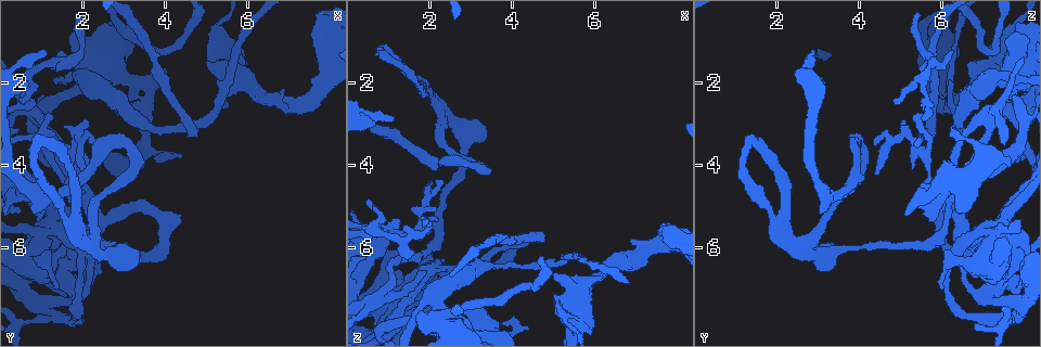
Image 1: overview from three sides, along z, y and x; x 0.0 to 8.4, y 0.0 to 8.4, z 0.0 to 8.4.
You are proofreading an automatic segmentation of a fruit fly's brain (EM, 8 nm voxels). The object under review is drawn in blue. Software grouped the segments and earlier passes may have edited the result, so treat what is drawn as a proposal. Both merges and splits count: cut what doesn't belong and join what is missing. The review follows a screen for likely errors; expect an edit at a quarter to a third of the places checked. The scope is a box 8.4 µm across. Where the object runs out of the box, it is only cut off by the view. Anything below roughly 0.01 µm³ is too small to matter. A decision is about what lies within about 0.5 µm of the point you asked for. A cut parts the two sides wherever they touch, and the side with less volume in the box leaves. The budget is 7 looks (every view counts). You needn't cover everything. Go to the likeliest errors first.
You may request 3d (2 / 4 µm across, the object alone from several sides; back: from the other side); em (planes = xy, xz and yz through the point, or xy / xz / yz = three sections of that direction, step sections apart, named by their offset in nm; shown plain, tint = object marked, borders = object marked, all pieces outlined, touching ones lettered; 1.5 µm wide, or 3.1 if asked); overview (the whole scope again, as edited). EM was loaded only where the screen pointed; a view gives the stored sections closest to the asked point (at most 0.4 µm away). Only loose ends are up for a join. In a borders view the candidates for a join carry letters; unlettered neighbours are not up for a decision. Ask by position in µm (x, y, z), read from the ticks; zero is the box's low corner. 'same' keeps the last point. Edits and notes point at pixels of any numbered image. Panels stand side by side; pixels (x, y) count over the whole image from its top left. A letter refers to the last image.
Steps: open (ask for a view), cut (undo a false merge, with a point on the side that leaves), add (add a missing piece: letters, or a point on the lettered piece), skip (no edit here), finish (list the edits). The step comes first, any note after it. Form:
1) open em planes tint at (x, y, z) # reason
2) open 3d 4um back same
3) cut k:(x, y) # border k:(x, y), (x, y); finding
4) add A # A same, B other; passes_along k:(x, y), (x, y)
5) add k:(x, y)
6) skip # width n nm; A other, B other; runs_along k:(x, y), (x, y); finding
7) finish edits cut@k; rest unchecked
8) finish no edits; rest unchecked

open em planes borders at (2.75, 2.80, 7.50) # branch stops here

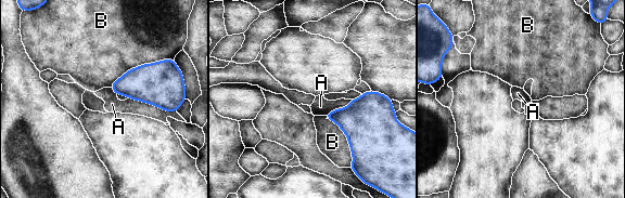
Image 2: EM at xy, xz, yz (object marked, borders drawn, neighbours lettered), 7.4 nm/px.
skip # A other, B other; border 2:(129, 97), (176, 111); none of them fits

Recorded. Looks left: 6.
open 3d 2um at (2.10, 4.85, 6.40) # two arms at a narrow angle

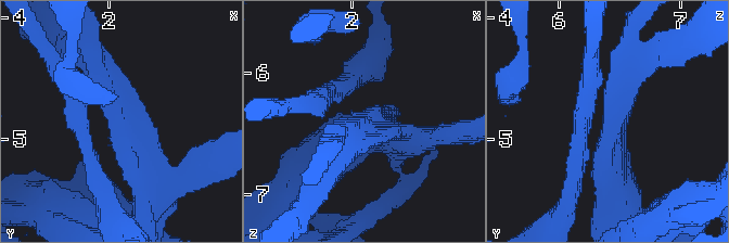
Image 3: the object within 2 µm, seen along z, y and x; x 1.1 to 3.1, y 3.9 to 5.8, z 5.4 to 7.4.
open em planes tint at (2.02, 4.82, 6.42) # now the EM

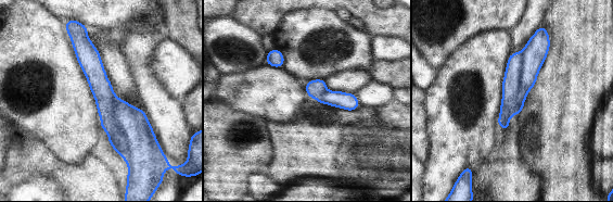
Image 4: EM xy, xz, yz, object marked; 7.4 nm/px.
open em planes borders same # what lies round it

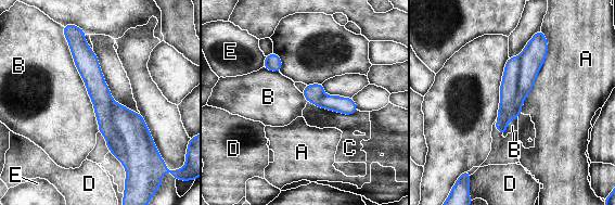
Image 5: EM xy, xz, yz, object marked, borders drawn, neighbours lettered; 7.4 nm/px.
skip # longest_contact B 800 nm; A other, B other, C other, D other, E other; runs_along 5:(80, 37), (124, 158); continuous, no second cell

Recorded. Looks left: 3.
open em planes borders at (1.90, 7.10, 6.15)

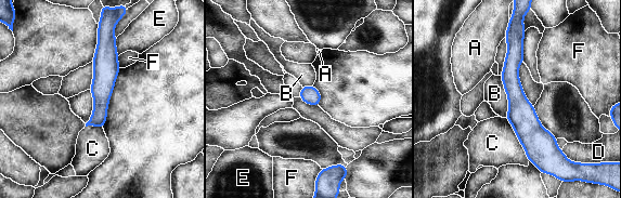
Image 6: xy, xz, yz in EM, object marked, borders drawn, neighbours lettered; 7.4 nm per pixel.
skip # A other, B other, C other, D other, E other, F other; runs_along 6:(512, 31), (513, 88), (533, 159); all the same cell

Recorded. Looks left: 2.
finish no edits; rest unchecked

